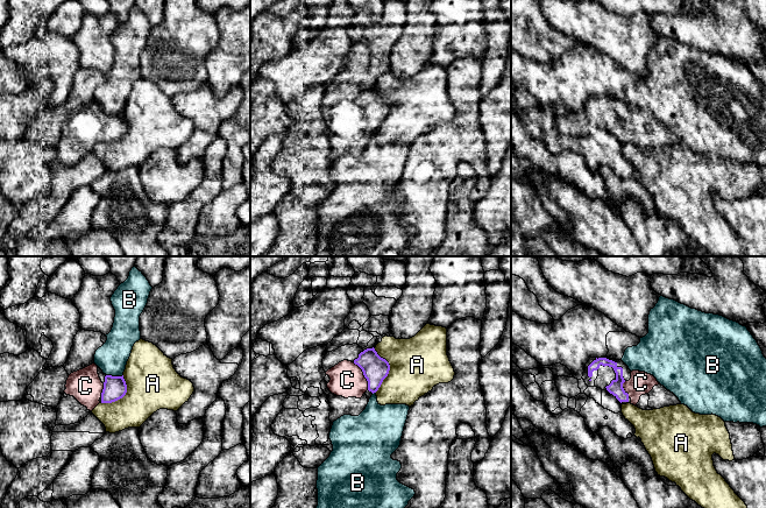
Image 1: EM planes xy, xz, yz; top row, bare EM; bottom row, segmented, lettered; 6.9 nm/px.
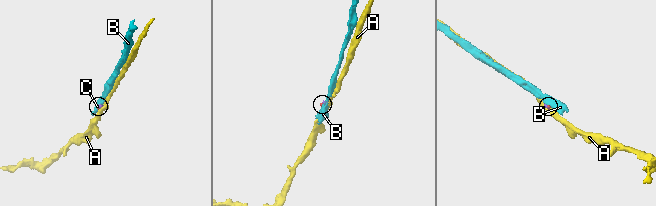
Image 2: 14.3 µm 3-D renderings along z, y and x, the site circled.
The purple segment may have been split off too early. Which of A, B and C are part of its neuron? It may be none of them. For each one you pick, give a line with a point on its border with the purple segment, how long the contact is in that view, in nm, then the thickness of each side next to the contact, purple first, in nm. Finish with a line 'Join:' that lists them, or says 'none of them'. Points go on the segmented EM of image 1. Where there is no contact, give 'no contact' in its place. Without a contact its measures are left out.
C: contact xz (363, 374); length 220 nm; calibres 180 and 240 nm
Join: C

